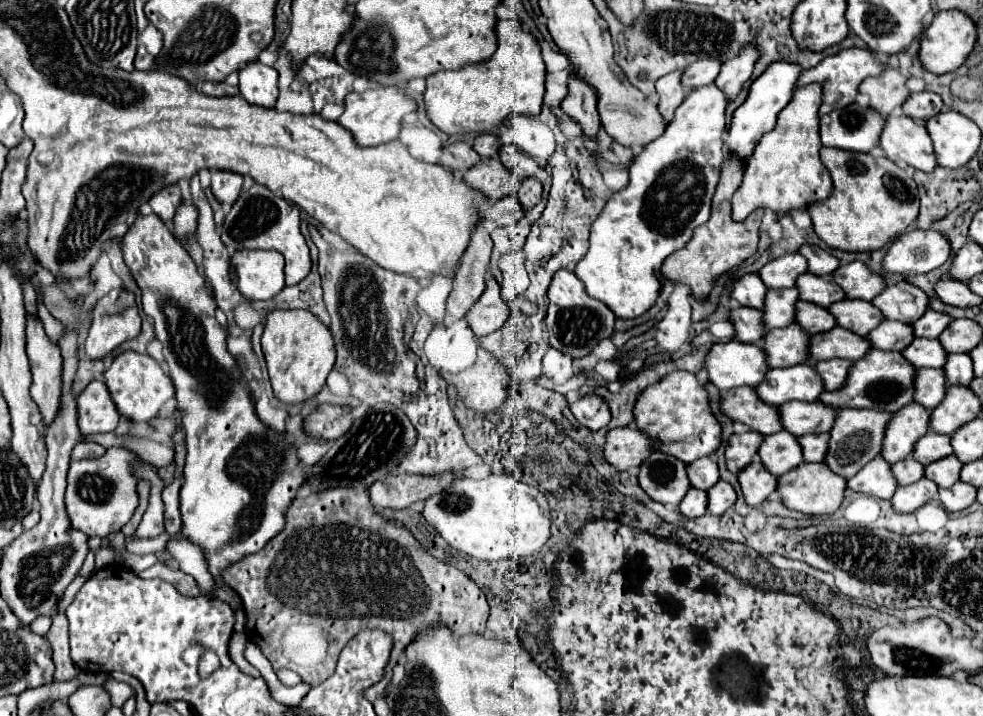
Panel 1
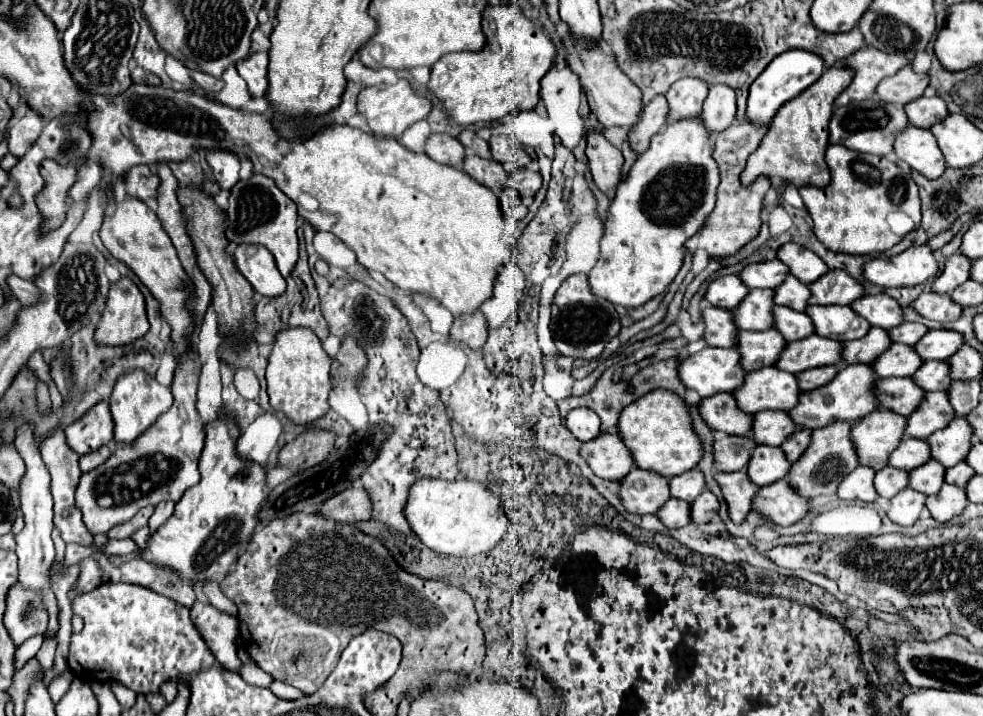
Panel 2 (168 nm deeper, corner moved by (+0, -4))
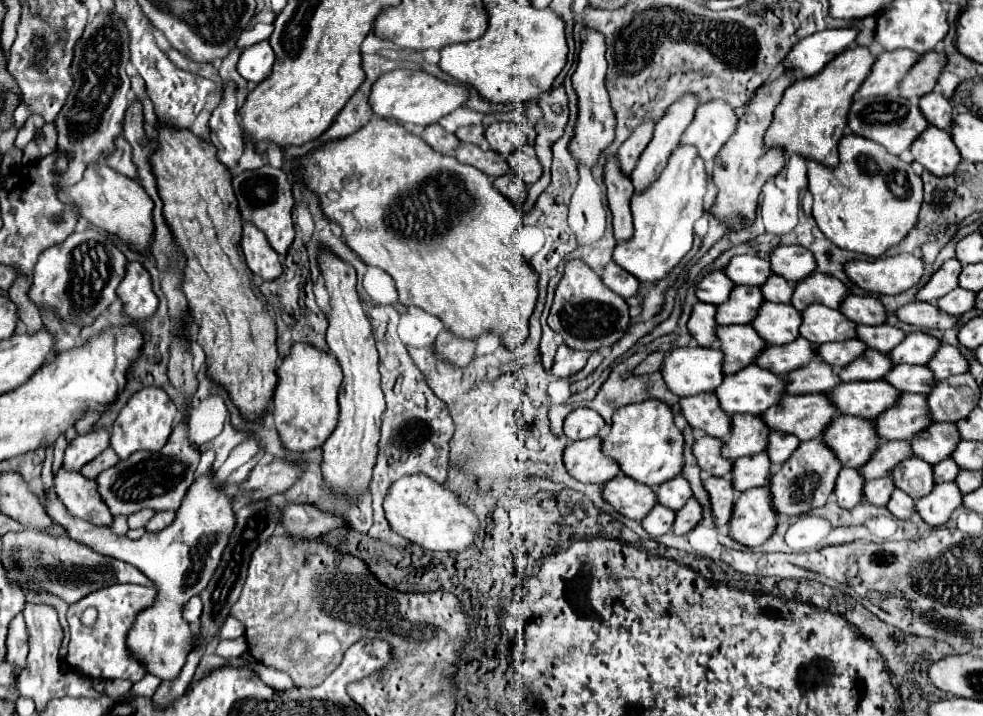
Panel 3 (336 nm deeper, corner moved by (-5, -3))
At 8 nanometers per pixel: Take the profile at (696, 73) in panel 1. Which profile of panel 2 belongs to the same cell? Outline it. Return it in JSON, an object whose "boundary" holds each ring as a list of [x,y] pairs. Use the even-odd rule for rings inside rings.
{"boundary":[[[693,77],[675,81],[669,93],[665,95],[669,103],[667,123],[677,123],[681,119],[695,117],[701,111],[701,103],[705,101],[705,91],[709,91],[709,85]]]}

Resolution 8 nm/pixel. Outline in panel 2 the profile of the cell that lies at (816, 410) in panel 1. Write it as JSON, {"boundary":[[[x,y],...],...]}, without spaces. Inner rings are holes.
{"boundary":[[[763,411],[753,415],[751,423],[751,439],[757,445],[779,447],[785,441],[785,435],[795,431],[793,423],[789,423],[789,415],[785,411]]]}

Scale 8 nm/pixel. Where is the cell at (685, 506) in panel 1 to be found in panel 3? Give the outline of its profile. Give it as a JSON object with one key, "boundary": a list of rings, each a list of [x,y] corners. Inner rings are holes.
{"boundary":[[[654,506],[650,510],[650,514],[642,520],[642,528],[650,534],[650,536],[662,536],[670,530],[670,526],[674,524],[674,510],[666,510],[666,506]]]}

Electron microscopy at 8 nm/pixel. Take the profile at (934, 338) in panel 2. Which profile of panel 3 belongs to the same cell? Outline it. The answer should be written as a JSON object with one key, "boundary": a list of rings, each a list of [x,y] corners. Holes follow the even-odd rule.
{"boundary":[[[912,332],[890,352],[890,358],[894,364],[926,364],[938,352],[940,344],[938,338],[926,332]]]}

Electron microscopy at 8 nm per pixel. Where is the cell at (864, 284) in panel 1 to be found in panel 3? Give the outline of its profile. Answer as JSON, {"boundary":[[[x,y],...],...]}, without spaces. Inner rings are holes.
{"boundary":[[[814,272],[796,284],[796,290],[792,296],[792,306],[800,312],[814,302],[824,304],[828,308],[840,308],[842,300],[848,294],[850,294],[850,290],[846,288],[846,284],[842,284],[832,274]]]}

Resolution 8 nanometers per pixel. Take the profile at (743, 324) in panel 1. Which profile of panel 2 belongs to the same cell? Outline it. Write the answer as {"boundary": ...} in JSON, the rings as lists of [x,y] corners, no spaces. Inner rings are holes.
{"boundary":[[[707,307],[701,311],[701,319],[705,323],[703,339],[709,347],[733,347],[737,327],[733,327],[731,311],[721,311],[717,307]]]}

